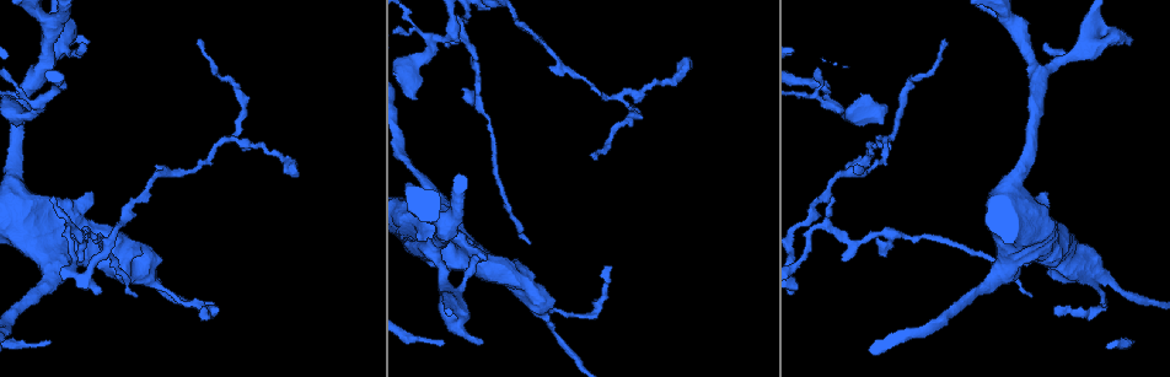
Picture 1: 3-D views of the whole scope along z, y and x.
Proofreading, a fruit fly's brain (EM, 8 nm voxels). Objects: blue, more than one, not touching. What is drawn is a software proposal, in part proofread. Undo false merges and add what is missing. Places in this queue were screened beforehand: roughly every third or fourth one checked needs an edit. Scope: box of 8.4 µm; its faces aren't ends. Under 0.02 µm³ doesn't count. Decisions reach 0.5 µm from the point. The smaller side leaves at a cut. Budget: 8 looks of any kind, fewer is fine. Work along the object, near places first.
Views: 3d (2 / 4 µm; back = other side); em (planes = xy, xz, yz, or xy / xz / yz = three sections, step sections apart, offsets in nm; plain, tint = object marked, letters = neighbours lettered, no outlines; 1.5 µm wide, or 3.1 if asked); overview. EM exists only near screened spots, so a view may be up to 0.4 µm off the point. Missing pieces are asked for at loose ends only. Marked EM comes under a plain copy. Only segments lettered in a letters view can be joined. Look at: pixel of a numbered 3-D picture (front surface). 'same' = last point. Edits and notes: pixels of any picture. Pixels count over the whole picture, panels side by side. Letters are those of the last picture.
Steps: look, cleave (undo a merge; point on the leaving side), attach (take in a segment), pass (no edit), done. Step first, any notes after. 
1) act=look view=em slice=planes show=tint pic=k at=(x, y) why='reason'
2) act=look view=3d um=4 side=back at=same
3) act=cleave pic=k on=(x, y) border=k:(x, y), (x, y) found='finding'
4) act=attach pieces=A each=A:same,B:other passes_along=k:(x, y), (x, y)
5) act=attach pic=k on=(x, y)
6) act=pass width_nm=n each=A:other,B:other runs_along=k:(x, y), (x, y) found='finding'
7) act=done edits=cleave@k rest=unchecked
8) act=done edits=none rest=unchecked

act=look view=em slice=yz step=8 show=tint pic=1 at=(830, 200) why='tapers out'

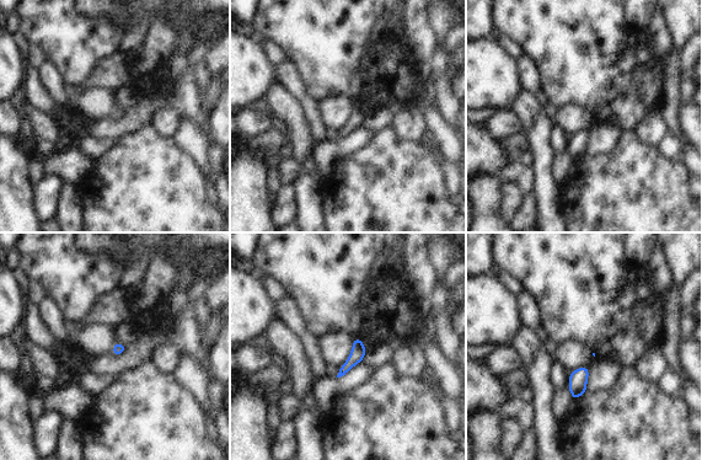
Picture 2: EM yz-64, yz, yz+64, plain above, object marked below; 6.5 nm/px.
act=look view=em slice=planes show=letters at=same

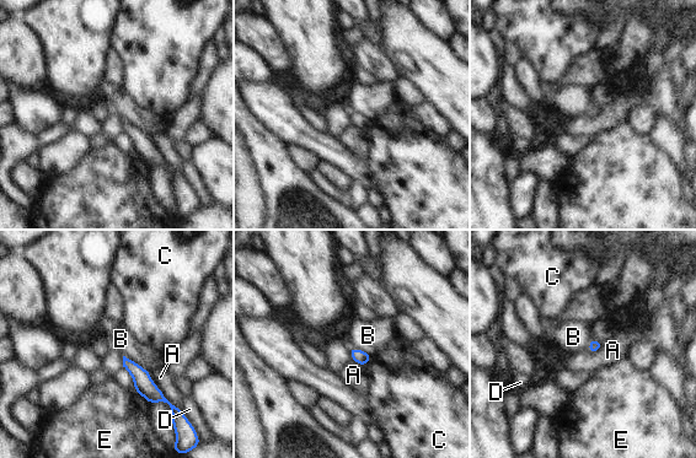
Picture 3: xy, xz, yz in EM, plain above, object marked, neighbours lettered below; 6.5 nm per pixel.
act=pass each=A:other,B:other,C:other,D:other,E:other runs_along=3:(126, 361), (161, 398) found='no lettered segment goes on from it'

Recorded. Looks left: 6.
act=look view=3d um=4 pic=1 at=(46, 284) why='calibre changes'

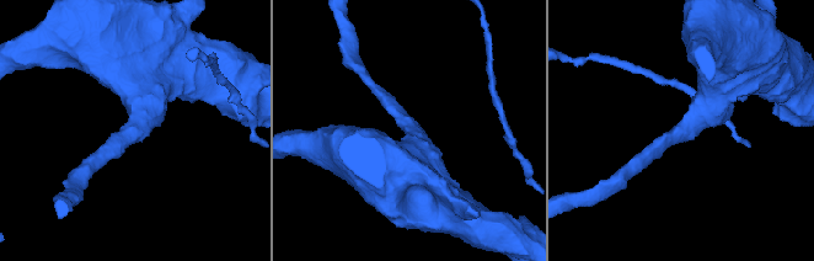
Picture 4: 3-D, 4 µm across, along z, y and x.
act=look view=em slice=planes show=letters pic=4 at=(685, 129) arm_widths_nm=190,500

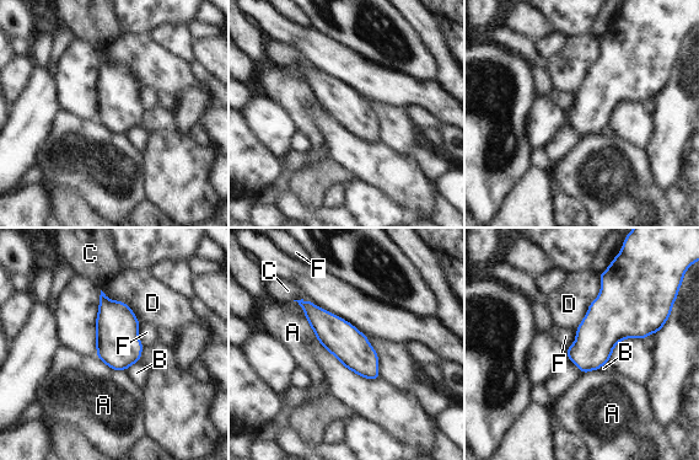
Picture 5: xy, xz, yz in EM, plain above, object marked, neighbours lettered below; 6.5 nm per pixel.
act=pass each=A:other,B:other,C:other,D:other,F:other border=5:(139, 325), (139, 340), (144, 347) found='continuous, no second cell'

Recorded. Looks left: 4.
act=look view=3d um=4 side=back pic=1 at=(58, 47) why='side arm on a straight run'

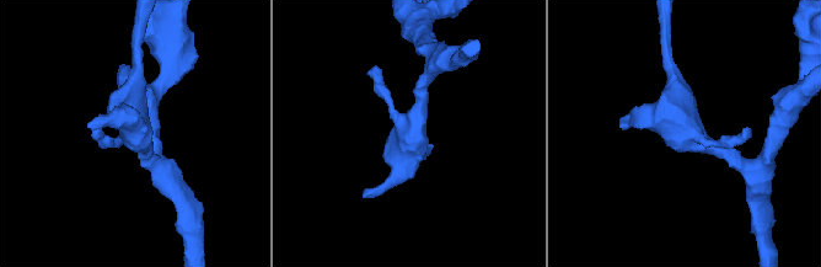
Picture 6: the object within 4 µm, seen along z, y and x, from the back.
act=look view=em slice=yz step=8 show=tint pic=6 at=(681, 130)

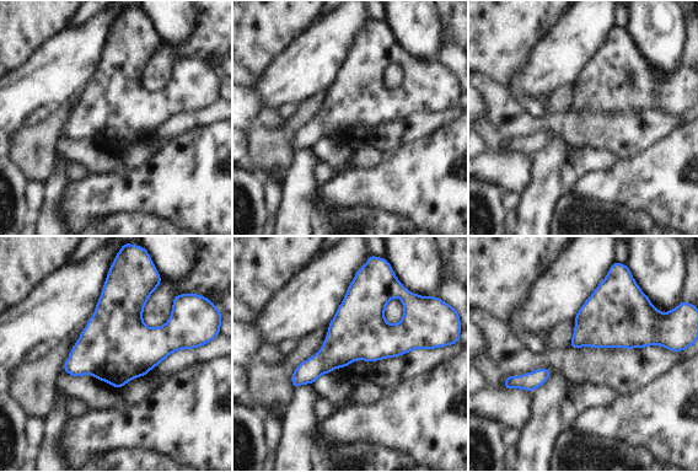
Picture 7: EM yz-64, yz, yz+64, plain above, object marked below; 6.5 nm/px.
act=look view=em slice=xz step=8 show=letters at=same why='cut it another way'

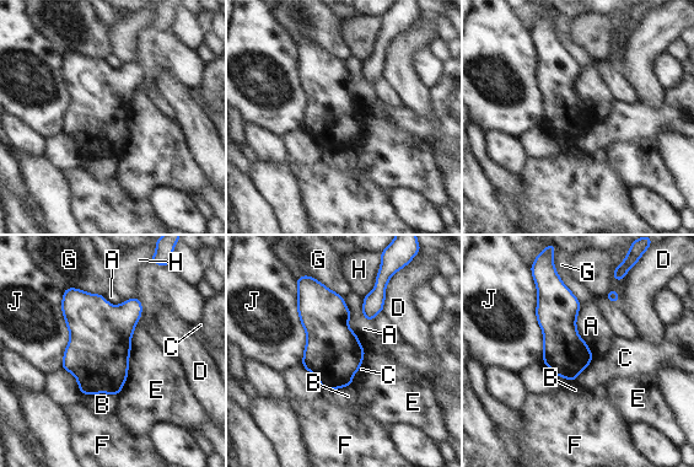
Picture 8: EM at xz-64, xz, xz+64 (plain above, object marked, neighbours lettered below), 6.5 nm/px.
act=pass each=A:other,B:other,C:other,D:other,E:other,F:other,G:other,H:other,J:other border=8:(136, 296), (141, 316), (117, 395) found='continuous, no second cell'

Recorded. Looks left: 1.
act=done edits=none rest=unchecked

